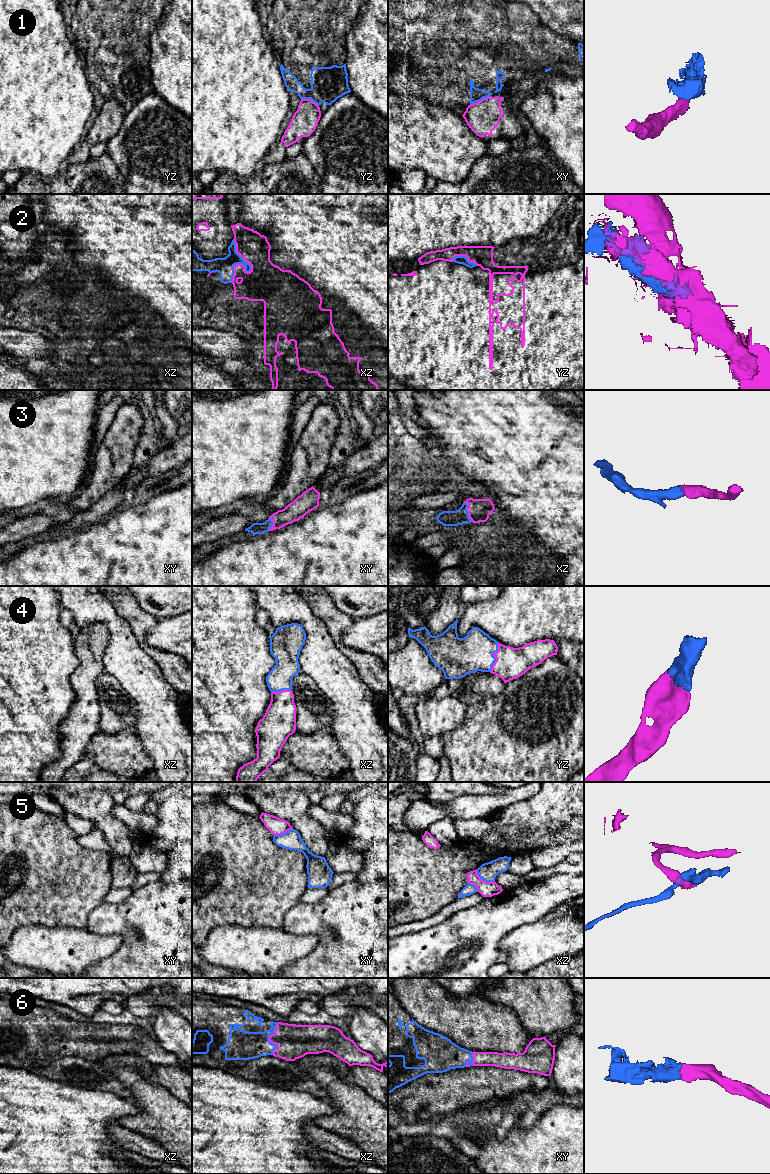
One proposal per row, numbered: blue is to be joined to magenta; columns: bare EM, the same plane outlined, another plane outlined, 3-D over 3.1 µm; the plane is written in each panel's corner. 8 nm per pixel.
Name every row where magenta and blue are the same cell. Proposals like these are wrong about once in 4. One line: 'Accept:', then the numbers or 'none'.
Accept: 3, 4, 6

